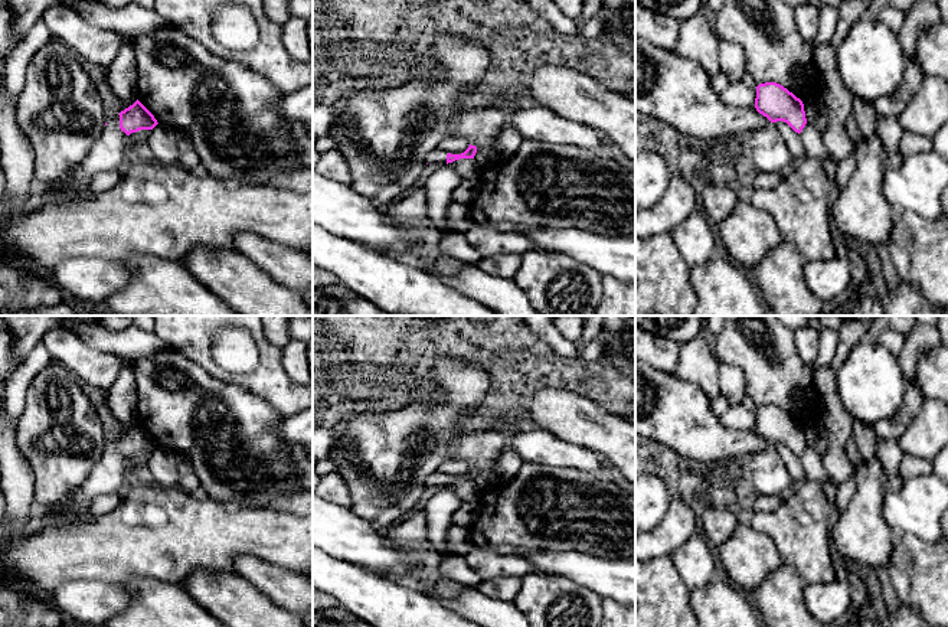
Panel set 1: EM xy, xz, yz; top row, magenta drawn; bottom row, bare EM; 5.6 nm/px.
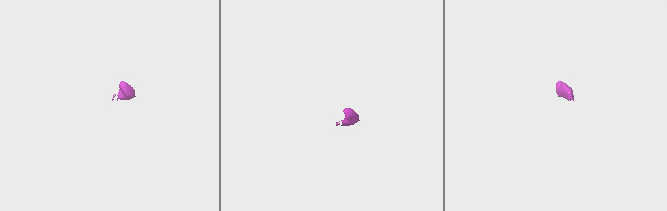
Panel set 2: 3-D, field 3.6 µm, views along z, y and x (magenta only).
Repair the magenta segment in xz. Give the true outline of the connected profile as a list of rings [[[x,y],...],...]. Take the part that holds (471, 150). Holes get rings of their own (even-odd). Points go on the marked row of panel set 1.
[[[471,144],[461,154],[451,154],[437,147],[426,156],[426,163],[428,164],[448,164],[460,159],[474,159],[475,153],[477,153],[477,147]]]

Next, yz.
[[[777,82],[756,86],[755,108],[771,123],[784,121],[798,134],[807,124],[802,101]]]

